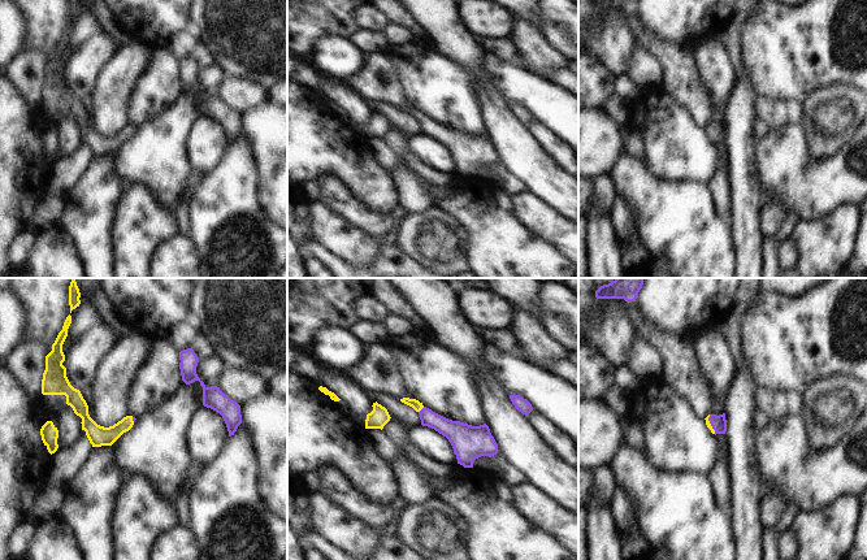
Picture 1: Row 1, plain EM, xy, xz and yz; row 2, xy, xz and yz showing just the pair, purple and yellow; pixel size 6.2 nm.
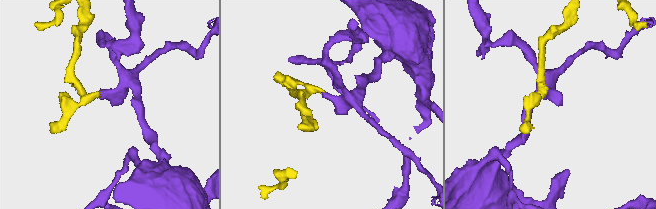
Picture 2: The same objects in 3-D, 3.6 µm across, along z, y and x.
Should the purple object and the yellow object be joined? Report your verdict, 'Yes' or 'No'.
Yes.

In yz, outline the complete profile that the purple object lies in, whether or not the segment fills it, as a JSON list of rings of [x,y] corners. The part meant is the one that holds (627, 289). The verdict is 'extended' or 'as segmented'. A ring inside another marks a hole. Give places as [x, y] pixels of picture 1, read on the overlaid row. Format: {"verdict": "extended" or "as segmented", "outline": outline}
{"verdict": "as segmented", "outline": [[[616,278],[611,283],[601,286],[595,291],[595,298],[624,299],[625,301],[636,301],[642,285],[643,278]]]}

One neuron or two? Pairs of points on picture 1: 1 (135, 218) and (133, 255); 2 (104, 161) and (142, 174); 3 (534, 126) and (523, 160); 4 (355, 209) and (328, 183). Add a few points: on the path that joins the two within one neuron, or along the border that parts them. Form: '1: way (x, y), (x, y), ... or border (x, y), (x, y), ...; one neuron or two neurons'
1: way (134, 228), (133, 246); one neuron
2: border (112, 153), (115, 170), (121, 182); two neurons
3: border (525, 125), (528, 131), (551, 157); two neurons
4: way (349, 204), (334, 190); one neuron

